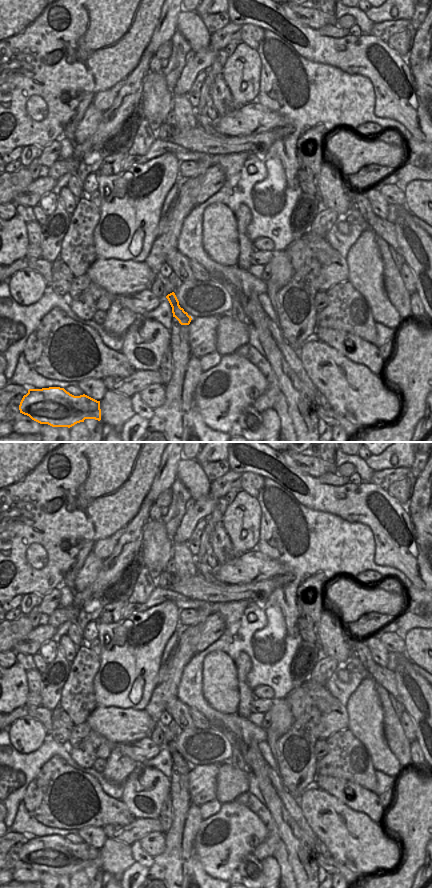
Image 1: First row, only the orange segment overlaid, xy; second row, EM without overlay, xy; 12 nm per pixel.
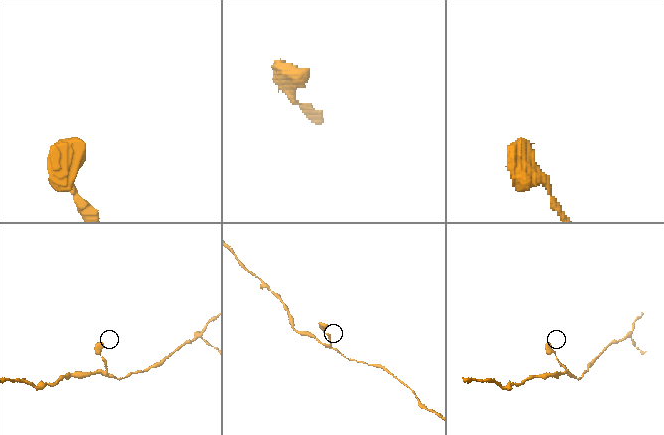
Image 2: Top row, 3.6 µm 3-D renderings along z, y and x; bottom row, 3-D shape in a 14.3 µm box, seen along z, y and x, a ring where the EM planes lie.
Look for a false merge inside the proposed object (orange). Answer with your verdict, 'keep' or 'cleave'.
keep

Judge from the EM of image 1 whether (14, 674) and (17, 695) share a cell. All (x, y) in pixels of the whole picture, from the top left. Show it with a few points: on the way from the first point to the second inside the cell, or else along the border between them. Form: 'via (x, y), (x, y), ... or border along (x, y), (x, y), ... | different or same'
via (14, 679), (14, 690) | same

